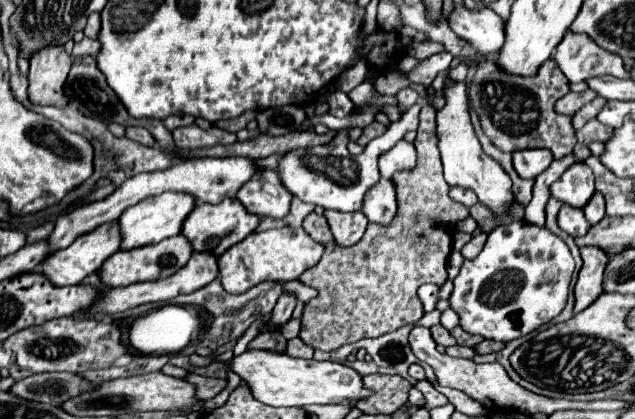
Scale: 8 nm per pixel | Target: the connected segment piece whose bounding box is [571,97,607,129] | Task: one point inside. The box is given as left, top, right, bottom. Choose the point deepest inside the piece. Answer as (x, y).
(590, 110)

